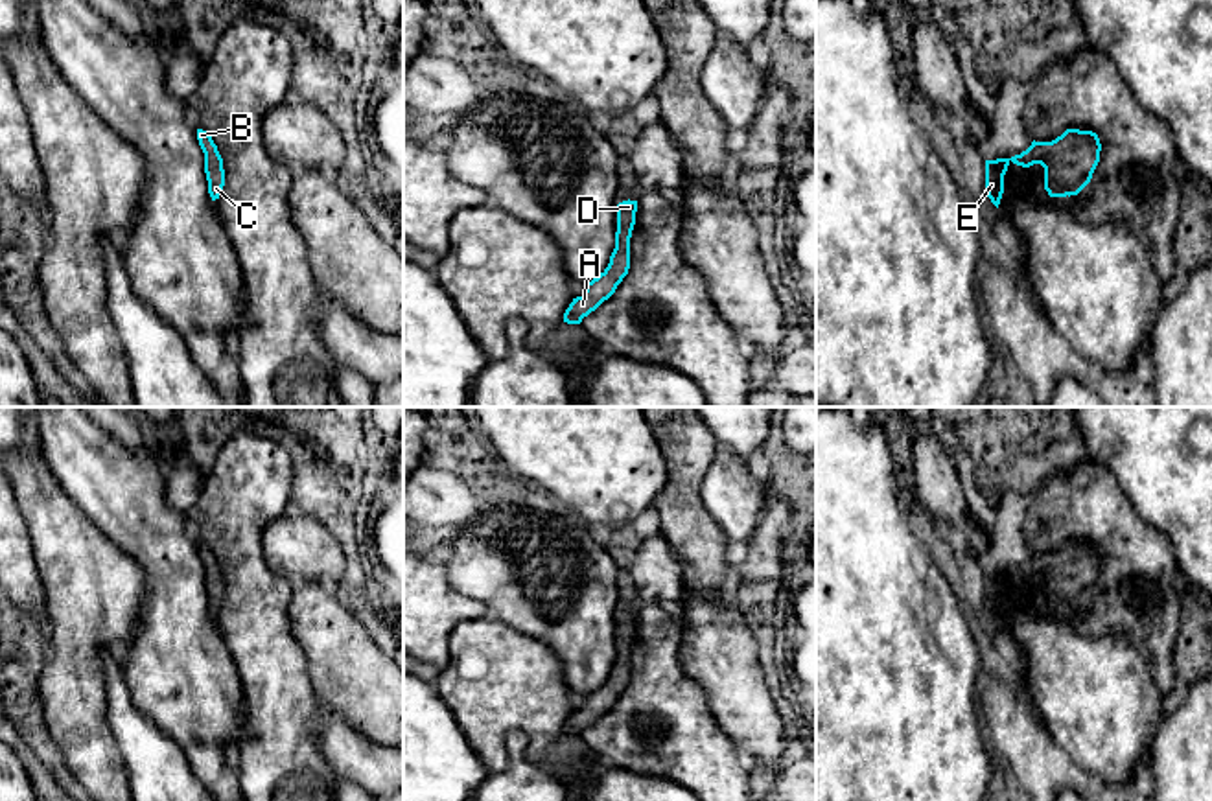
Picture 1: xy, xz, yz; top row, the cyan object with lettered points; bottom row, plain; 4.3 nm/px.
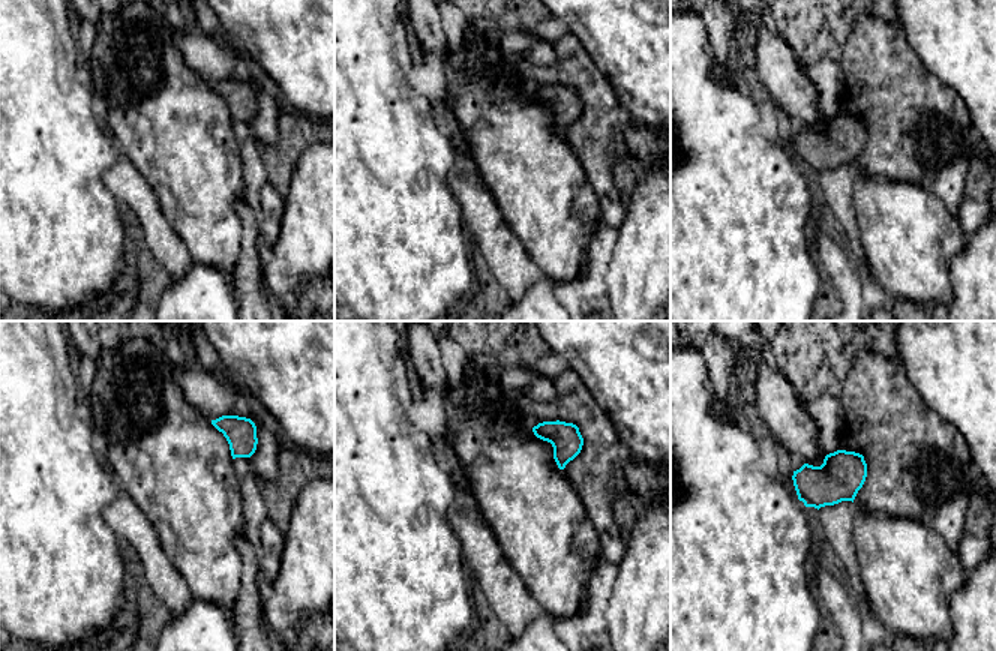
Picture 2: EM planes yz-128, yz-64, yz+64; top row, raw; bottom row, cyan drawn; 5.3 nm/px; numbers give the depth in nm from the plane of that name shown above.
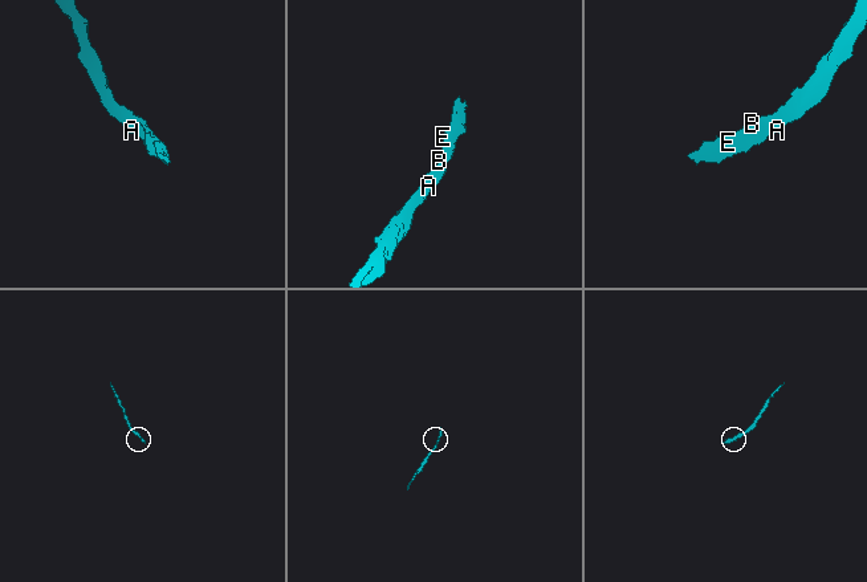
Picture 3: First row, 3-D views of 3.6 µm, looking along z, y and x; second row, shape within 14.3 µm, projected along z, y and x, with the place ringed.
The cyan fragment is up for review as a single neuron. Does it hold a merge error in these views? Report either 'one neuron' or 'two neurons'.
one neuron

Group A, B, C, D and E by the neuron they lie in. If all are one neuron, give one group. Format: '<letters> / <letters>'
A B C D E

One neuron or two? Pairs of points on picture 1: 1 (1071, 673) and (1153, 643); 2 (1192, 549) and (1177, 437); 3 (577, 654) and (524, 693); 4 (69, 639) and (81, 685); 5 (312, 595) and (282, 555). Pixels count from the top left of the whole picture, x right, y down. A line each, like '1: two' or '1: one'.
1: two
2: one
3: two
4: one
5: two

